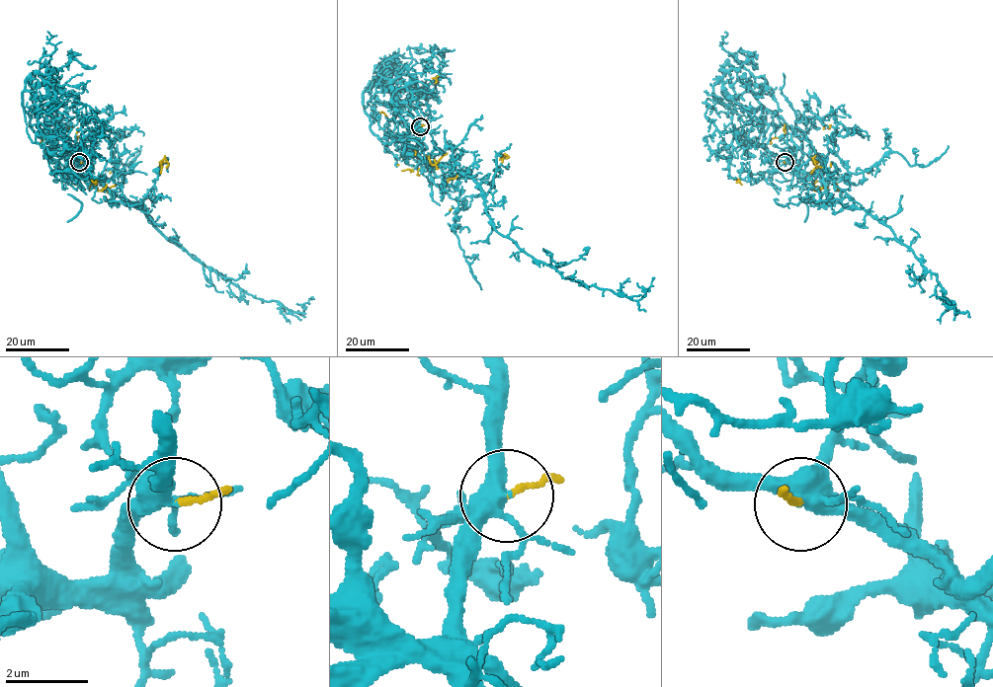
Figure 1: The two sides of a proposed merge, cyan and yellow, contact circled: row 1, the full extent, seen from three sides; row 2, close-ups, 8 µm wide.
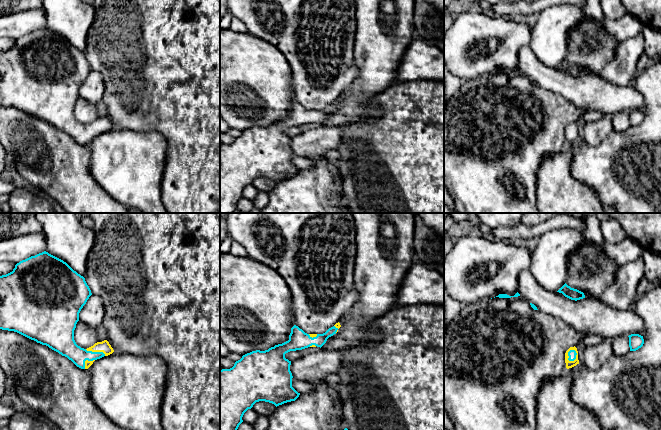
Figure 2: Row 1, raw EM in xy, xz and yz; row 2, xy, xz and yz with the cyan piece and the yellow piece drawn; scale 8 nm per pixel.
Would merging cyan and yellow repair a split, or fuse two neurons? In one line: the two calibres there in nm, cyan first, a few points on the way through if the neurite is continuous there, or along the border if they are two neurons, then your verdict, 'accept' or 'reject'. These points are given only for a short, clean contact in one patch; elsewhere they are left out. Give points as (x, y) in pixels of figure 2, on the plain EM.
calibres 70 and 60 nm; reject

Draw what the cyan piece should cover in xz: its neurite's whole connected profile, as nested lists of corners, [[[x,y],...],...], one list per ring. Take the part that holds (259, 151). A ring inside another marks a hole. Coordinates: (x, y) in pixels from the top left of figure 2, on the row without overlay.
[[[298,102],[291,104],[289,116],[275,121],[265,127],[252,127],[242,132],[230,145],[220,146],[220,213],[233,213],[237,210],[239,201],[243,198],[244,189],[256,178],[265,177],[276,183],[295,177],[300,169],[292,163],[291,137],[285,134],[290,127],[302,126],[312,121],[322,123],[327,115],[336,110],[338,104],[329,104],[323,110],[311,113]]]

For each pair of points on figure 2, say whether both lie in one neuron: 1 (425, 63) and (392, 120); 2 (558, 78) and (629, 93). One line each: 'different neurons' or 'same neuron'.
1: different neurons
2: same neuron

